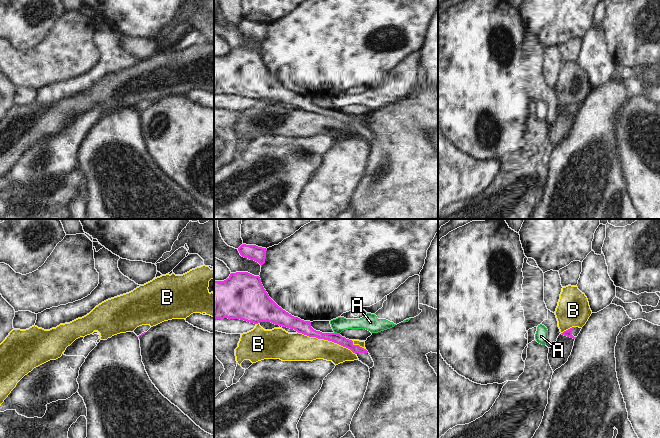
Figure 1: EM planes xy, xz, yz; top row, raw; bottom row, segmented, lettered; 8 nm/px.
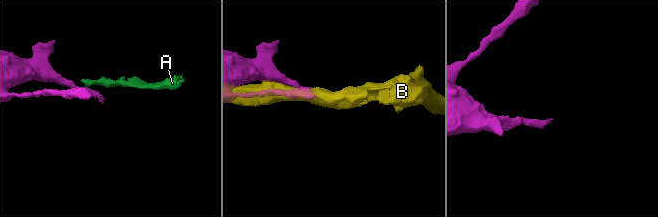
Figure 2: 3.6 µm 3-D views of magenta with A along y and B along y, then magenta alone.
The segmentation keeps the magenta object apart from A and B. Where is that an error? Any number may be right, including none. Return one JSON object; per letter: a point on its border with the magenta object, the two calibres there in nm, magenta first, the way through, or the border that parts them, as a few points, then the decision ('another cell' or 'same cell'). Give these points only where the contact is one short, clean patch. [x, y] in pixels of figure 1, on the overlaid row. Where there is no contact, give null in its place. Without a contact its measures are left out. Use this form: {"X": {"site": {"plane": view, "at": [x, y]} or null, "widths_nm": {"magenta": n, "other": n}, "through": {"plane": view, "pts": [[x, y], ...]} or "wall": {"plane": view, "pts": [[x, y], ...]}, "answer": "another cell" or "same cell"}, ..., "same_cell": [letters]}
{"A": {"site": {"plane": "xz", "at": [336, 333]}, "widths_nm": {"magenta": 90, "other": 120}, "wall": {"plane": "xz", "pts": [[334, 332], [339, 334]]}, "answer": "another cell"}, "B": {"site": {"plane": "xz", "at": [326, 339]}, "widths_nm": {"magenta": 110, "other": 220}, "answer": "another cell"}, "same_cell": []}

